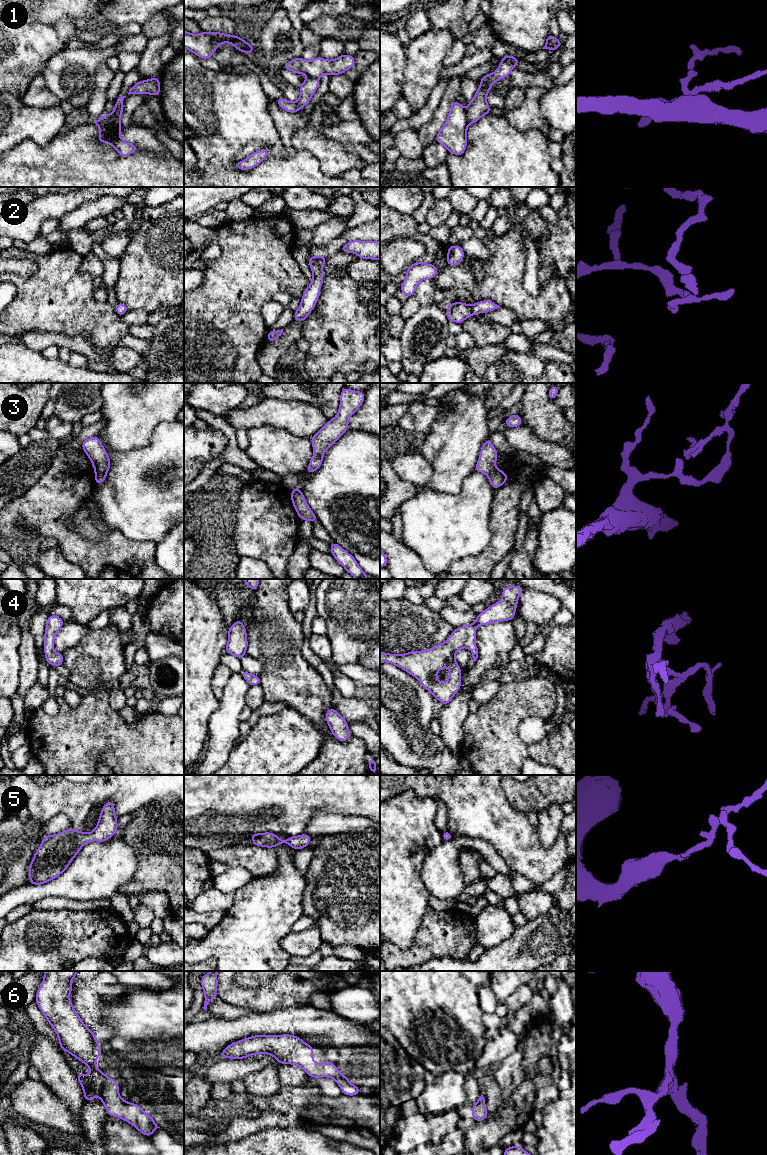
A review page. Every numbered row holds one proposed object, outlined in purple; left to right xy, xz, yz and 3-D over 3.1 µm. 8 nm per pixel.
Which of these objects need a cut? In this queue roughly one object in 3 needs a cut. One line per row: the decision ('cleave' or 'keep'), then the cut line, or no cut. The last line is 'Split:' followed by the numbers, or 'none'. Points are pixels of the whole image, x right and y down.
1: cleave; cut yz (466, 110), (466, 116), (470, 123)
2: keep; cut none
3: cleave; cut xy (95, 472), (106, 473)
4: keep; cut none
5: keep; cut none
6: keep; cut none
Split: 1, 3

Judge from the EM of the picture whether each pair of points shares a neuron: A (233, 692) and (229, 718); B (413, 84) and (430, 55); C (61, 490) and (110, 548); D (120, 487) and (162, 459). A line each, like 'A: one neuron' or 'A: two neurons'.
A: one neuron
B: one neuron
C: one neuron
D: one neuron

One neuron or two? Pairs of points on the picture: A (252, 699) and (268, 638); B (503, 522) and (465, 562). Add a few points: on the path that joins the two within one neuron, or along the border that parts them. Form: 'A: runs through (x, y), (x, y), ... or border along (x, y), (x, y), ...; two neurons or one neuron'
A: border along (260, 684), (265, 701); two neurons
B: runs through (503, 536), (503, 540), (479, 562); one neuron

